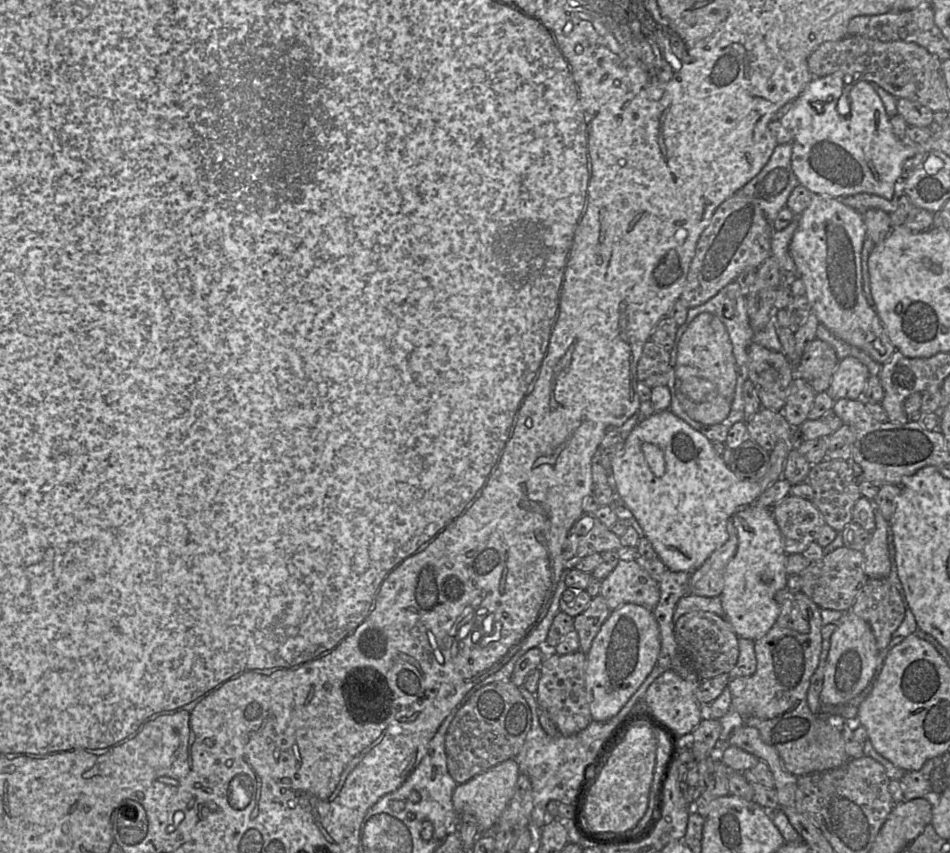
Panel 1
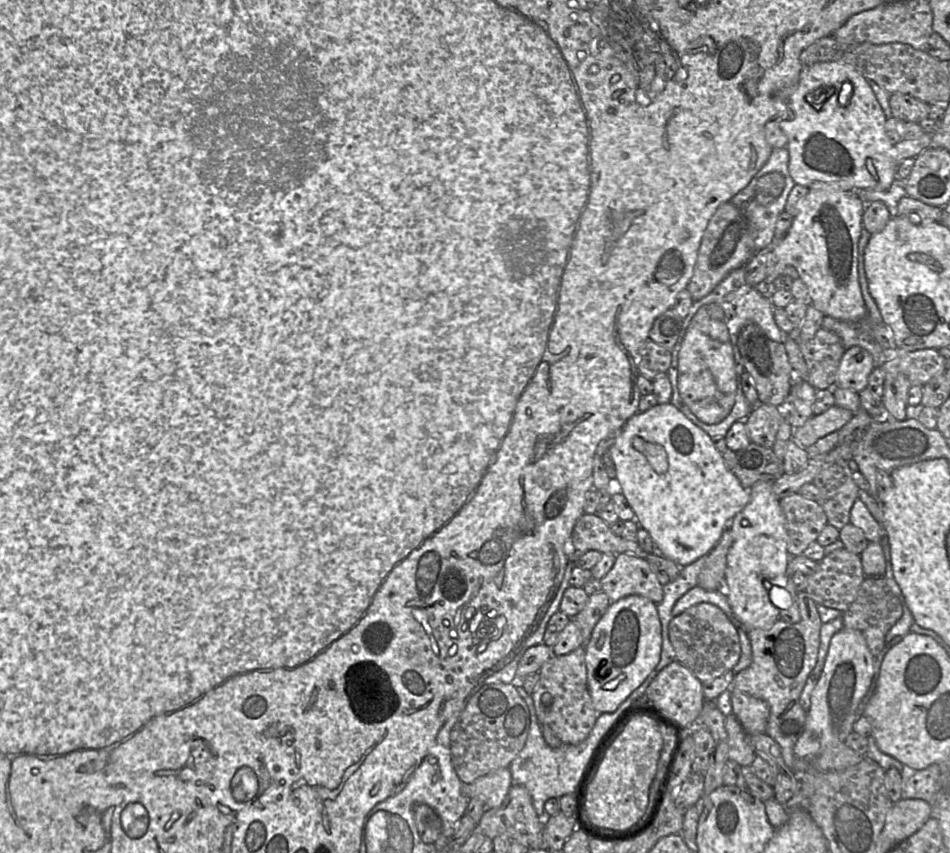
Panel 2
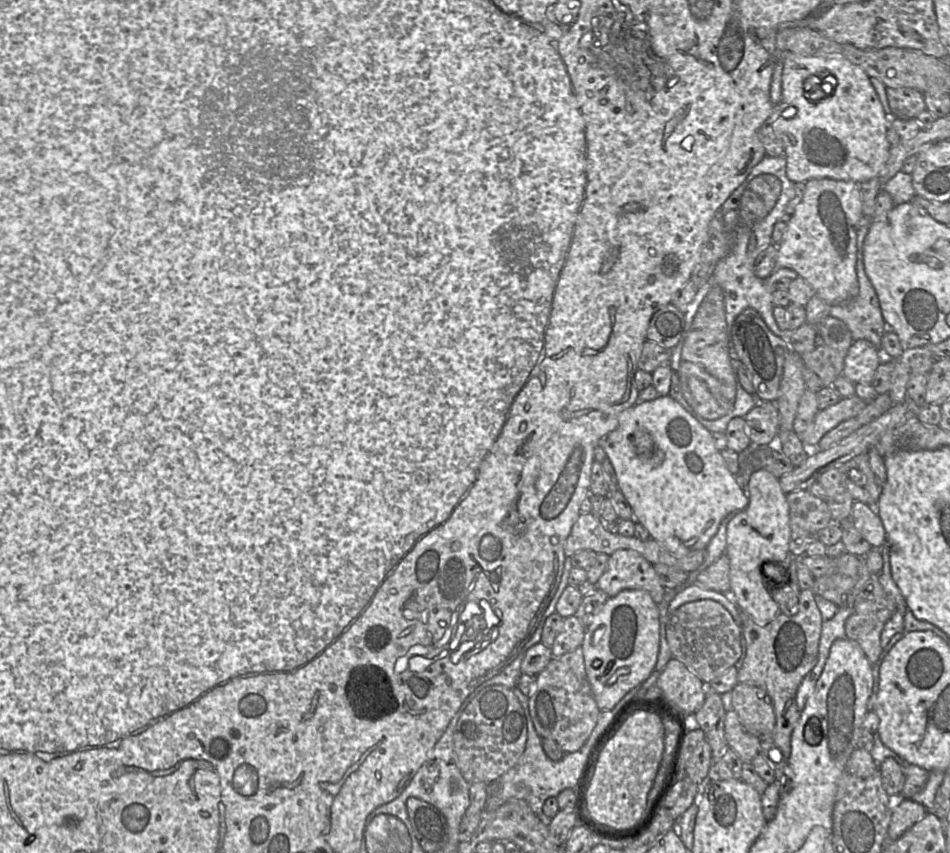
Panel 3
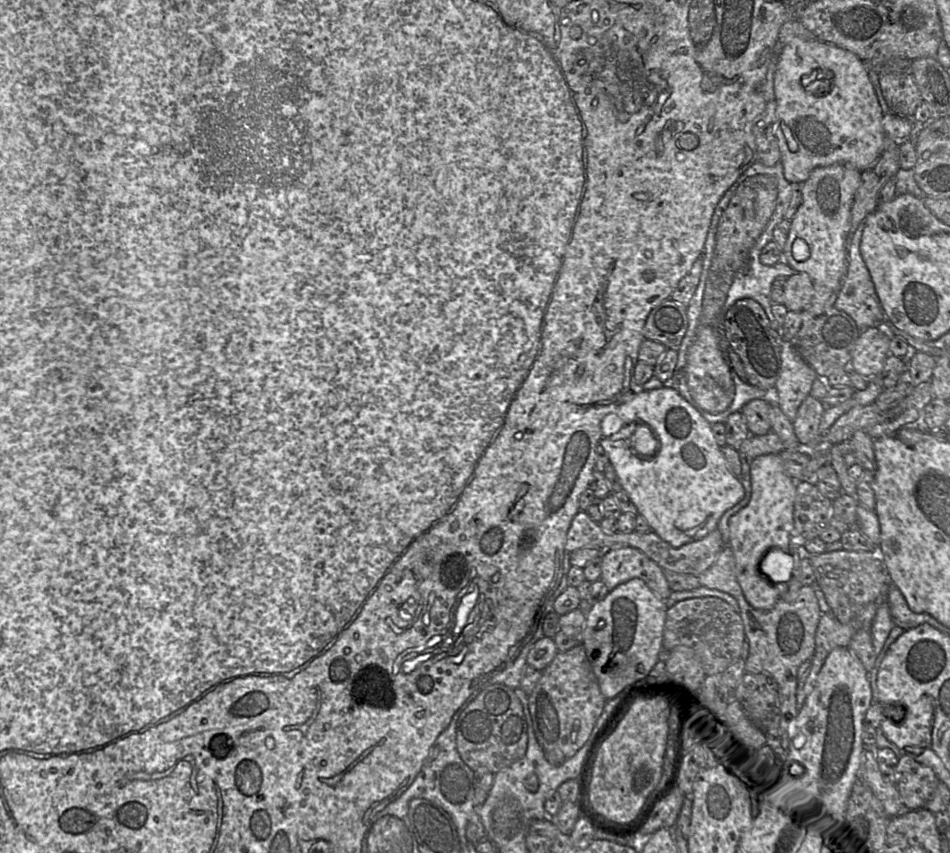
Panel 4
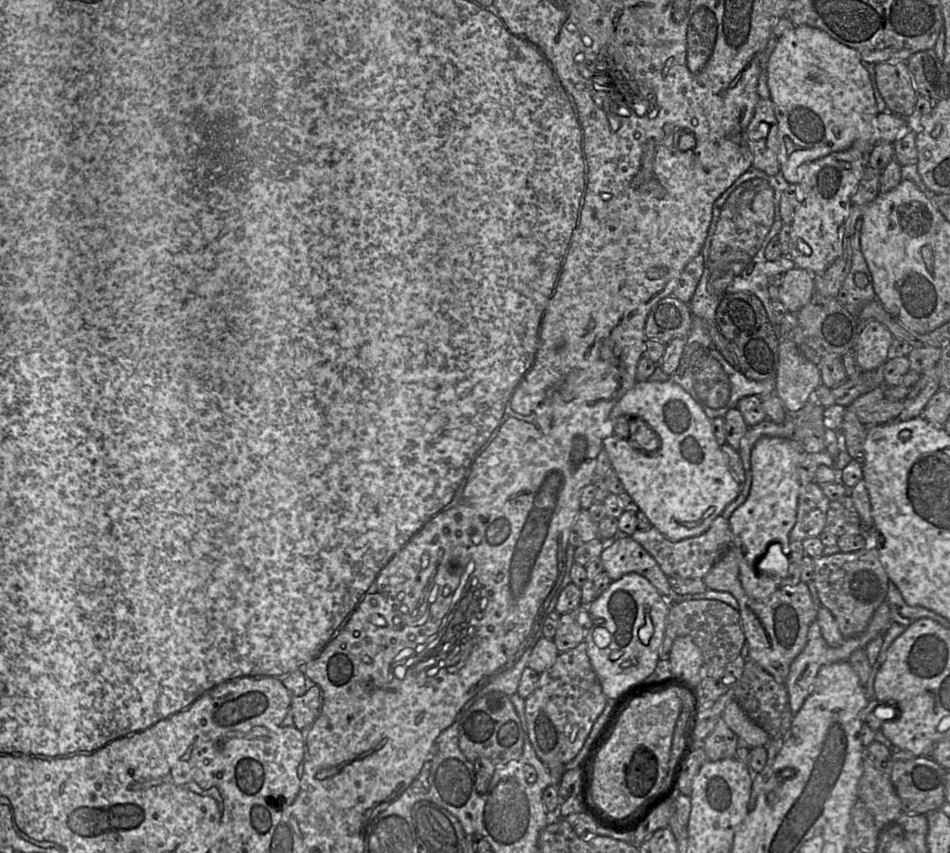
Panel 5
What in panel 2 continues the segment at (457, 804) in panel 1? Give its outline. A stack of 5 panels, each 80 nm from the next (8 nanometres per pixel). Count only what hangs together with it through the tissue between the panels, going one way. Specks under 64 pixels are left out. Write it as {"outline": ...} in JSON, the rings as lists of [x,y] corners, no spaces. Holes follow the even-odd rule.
{"outline":[[[500,768],[477,778],[473,783],[464,785],[463,792],[467,798],[482,800],[485,811],[498,808],[505,800],[512,786],[509,768]]]}

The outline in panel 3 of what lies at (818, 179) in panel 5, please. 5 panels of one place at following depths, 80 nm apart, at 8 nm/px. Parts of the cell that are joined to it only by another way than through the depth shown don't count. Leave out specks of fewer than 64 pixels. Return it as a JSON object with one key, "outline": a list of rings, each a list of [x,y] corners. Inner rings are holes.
{"outline":[[[829,178],[807,181],[802,201],[792,214],[778,244],[775,270],[788,268],[806,280],[828,305],[847,302],[858,295],[857,233],[864,223],[861,183]]]}

